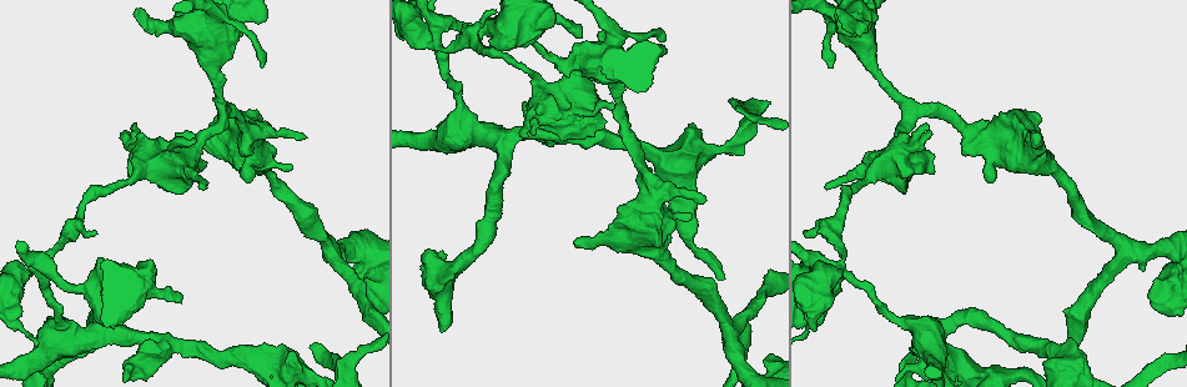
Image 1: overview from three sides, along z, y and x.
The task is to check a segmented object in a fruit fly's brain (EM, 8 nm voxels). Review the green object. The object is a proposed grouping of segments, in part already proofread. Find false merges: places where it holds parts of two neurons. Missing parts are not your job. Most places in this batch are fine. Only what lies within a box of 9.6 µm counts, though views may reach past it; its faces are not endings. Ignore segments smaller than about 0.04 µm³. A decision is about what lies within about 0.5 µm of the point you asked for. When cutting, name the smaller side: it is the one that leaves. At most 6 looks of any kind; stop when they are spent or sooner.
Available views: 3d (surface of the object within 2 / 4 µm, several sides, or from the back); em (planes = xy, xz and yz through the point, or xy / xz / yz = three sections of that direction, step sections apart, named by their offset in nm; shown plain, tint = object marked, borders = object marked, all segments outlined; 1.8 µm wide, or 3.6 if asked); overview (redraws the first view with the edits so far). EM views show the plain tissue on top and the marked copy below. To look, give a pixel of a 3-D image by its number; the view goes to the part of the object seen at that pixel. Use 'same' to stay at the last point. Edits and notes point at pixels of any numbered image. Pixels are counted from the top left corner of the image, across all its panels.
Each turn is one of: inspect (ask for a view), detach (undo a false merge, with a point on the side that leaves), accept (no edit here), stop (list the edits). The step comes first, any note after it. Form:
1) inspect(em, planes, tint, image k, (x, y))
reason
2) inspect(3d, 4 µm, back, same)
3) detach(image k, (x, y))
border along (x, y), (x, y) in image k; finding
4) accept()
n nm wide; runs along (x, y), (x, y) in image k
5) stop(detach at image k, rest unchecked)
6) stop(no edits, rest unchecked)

inspect(em, yz, step 4, tint, image 1, (696, 147))
a fork

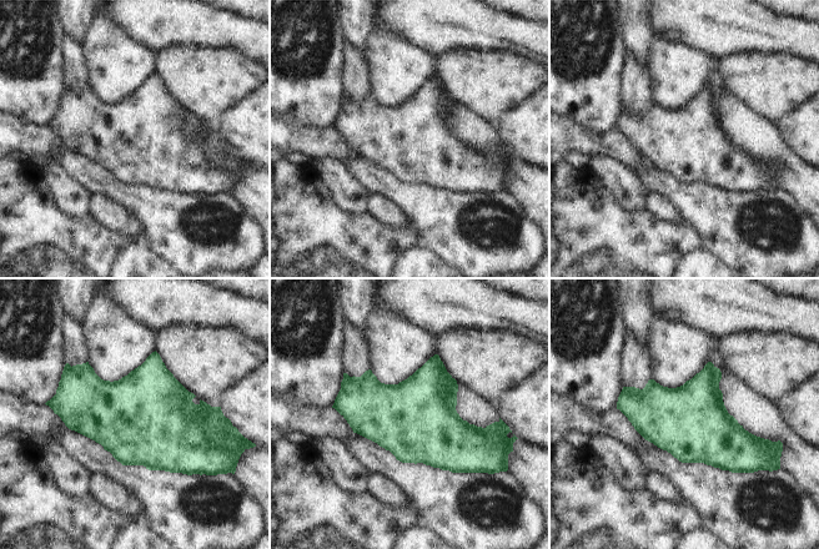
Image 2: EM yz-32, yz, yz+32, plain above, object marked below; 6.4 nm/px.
inspect(em, planes, borders, same)
cut it another way

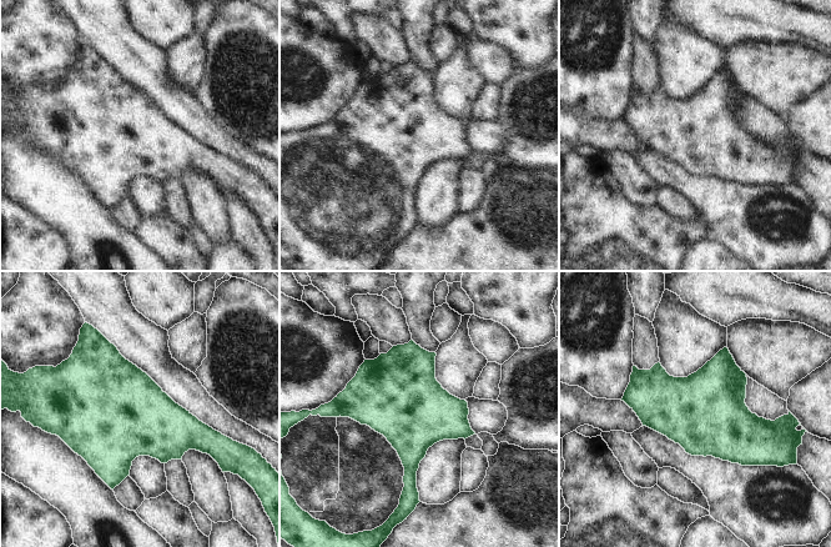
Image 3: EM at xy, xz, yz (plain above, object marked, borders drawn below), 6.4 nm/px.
accept()
all the same neuron

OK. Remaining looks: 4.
inspect(em, xz, step 16, tint, image 1, (839, 267))
sudden change in width

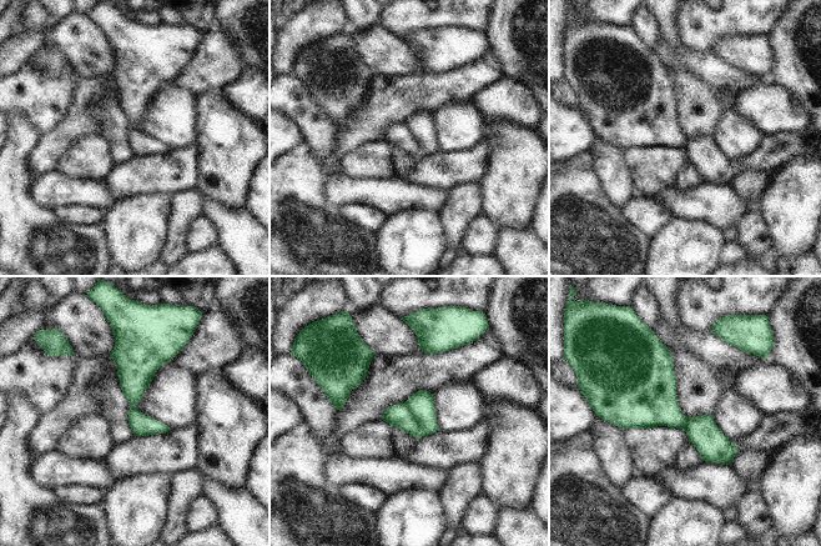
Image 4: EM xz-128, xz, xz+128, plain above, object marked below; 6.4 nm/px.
detach(image 4, (421, 404))
border along (404, 402), (423, 435) in image 4; a second neuron is stuck on

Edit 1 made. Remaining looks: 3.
inspect(3d, 4 µm, image 1, (204, 29))
closes a loop

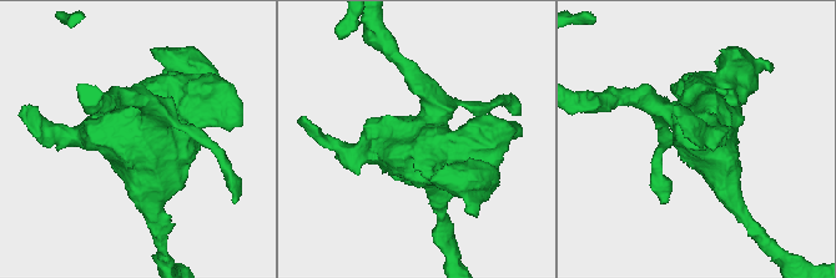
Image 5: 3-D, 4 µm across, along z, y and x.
inspect(em, 3.6 µm, planes, tint, image 5, (141, 137))

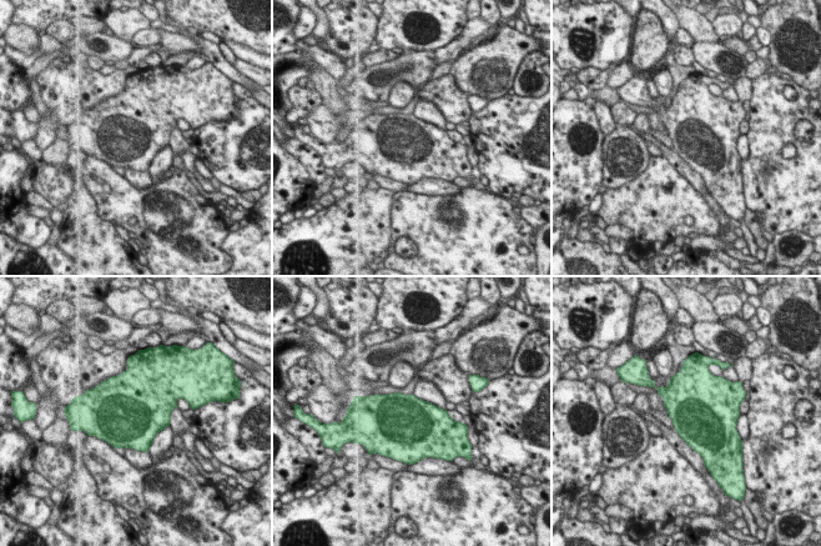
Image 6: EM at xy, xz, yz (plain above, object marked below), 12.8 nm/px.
accept()
continuous, no second neuron

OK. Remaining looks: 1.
stop(detach at image 4, rest unchecked)

